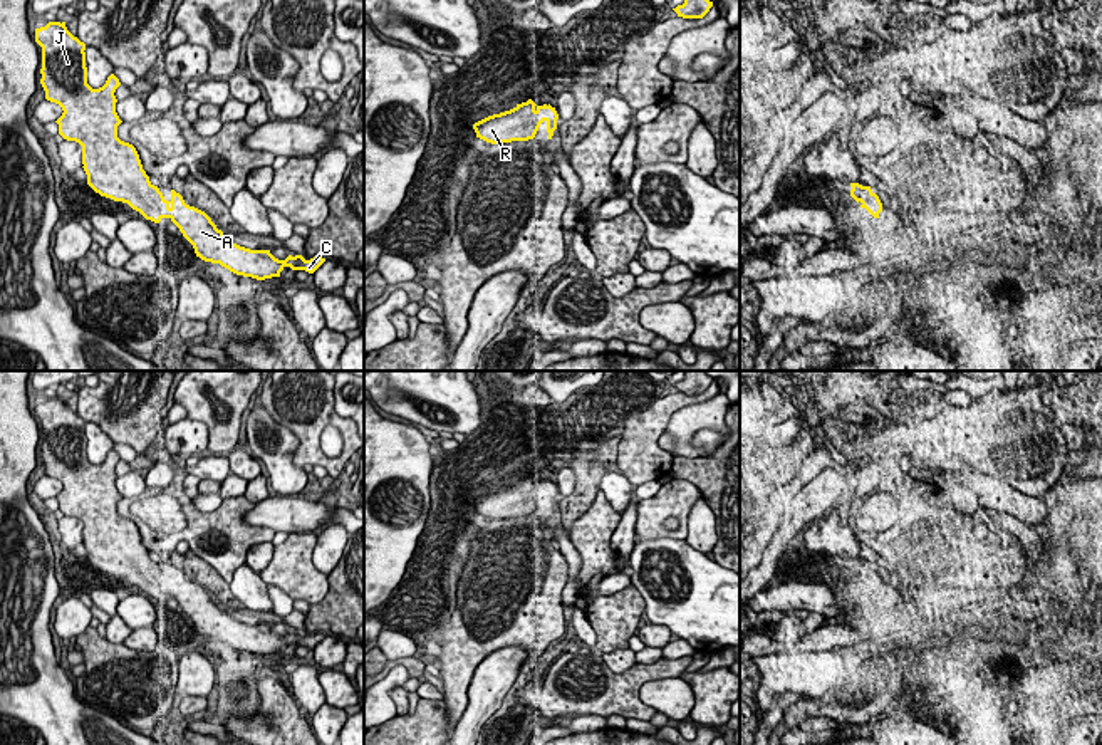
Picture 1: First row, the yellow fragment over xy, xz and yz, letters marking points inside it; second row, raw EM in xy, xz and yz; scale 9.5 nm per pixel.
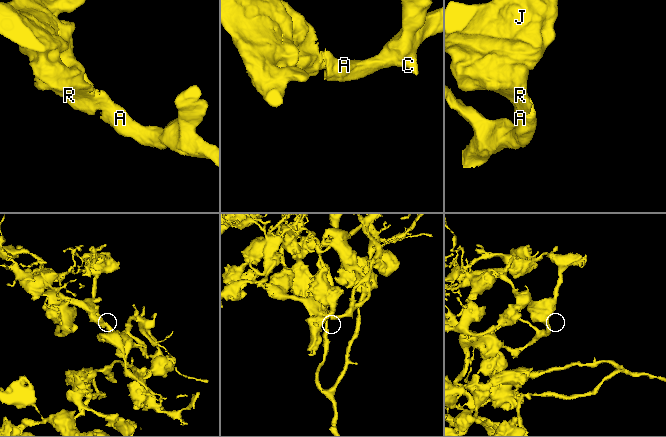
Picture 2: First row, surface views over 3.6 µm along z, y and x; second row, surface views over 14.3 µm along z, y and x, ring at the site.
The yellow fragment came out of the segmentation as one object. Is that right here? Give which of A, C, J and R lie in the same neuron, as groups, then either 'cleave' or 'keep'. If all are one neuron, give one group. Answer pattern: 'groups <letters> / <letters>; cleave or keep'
groups A C J R; keep

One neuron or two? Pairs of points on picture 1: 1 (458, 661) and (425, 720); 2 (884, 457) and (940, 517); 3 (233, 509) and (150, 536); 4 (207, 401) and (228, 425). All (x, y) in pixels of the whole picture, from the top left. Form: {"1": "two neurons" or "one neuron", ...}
{"1": "two neurons", "2": "one neuron", "3": "one neuron", "4": "one neuron"}

